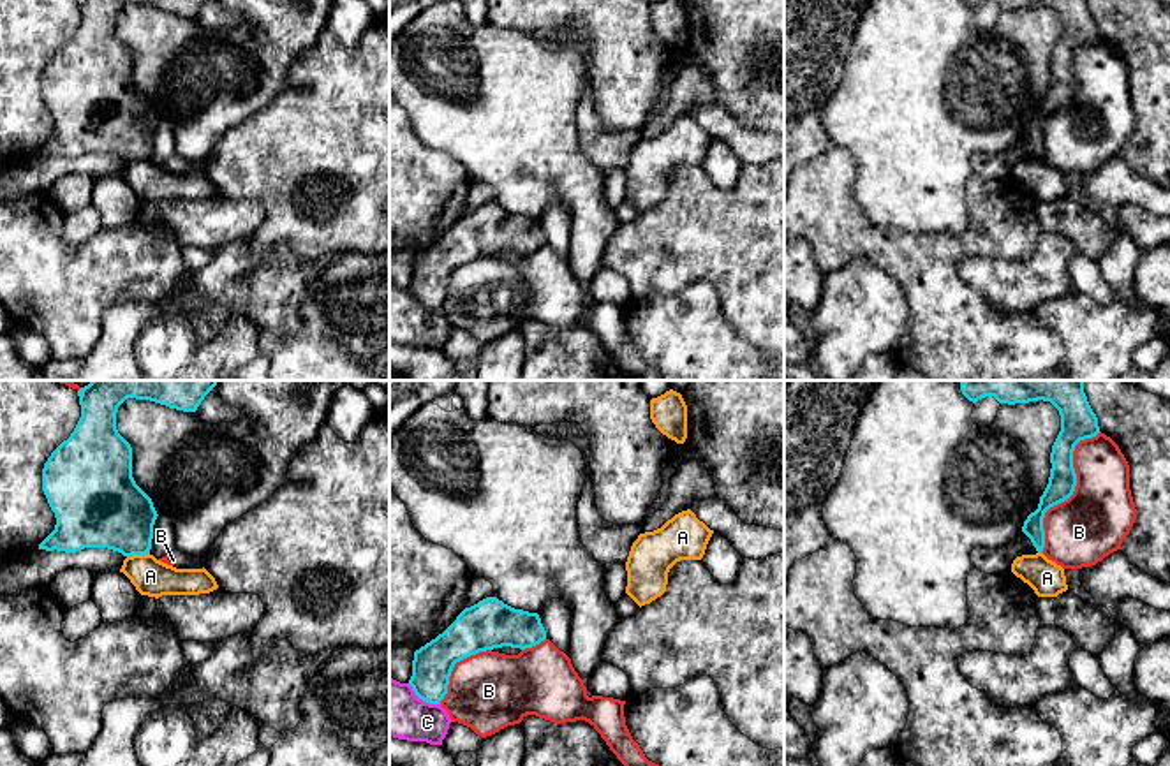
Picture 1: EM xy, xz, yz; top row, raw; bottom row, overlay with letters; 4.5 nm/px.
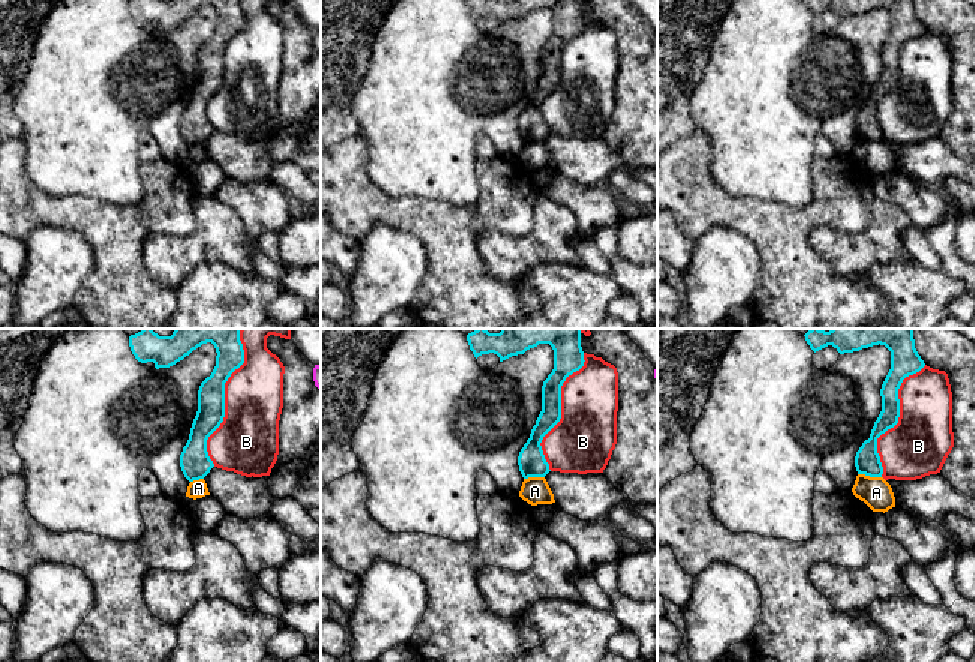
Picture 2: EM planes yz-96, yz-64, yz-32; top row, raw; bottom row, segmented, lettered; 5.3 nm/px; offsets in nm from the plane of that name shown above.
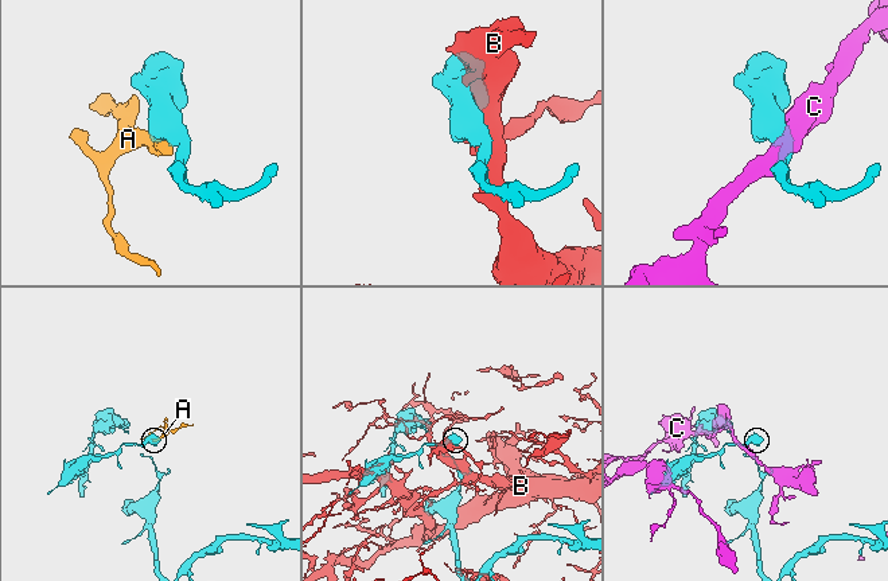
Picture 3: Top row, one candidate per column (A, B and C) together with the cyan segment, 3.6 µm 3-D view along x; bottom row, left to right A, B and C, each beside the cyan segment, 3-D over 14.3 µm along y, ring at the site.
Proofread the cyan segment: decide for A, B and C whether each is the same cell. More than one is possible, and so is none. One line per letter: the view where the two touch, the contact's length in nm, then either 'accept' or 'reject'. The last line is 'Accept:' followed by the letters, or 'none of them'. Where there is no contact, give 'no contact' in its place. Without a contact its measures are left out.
A: contact in xy; length 110 nm; reject
B: contact in yz; length 600 nm; reject
C: contact in xz; length 180 nm; reject
Accept: none of them

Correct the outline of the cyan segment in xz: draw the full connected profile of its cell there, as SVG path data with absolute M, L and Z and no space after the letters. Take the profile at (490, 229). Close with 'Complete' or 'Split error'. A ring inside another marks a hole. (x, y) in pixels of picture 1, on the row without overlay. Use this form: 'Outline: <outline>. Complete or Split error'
Outline: M486 203L465 213L442 239L414 257L409 291L425 308L441 310L456 268L502 252L532 254L544 245L537 218Z. Complete

